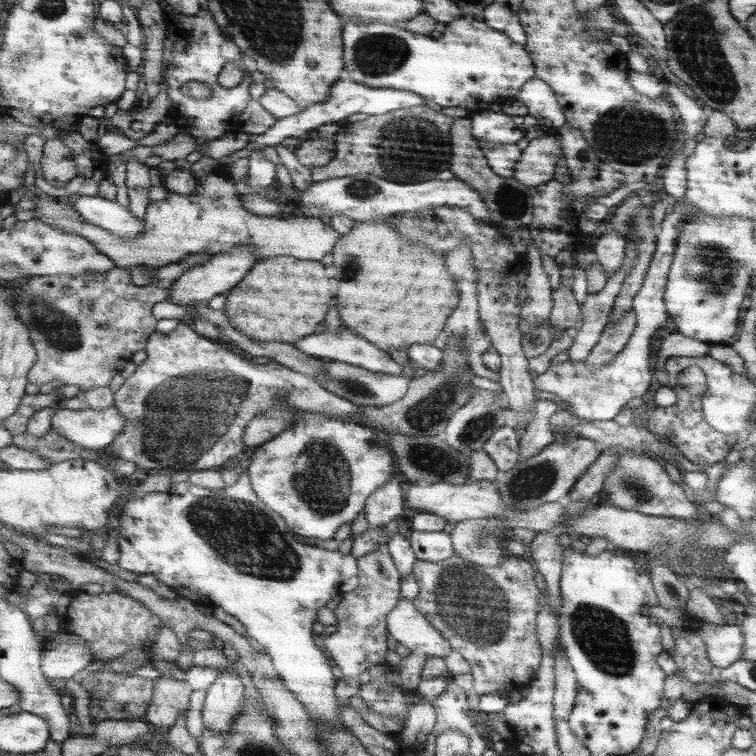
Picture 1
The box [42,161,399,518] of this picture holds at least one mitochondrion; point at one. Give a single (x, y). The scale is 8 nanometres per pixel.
(190, 410)

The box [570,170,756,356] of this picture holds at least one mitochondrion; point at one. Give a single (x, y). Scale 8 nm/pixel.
(713, 261)

